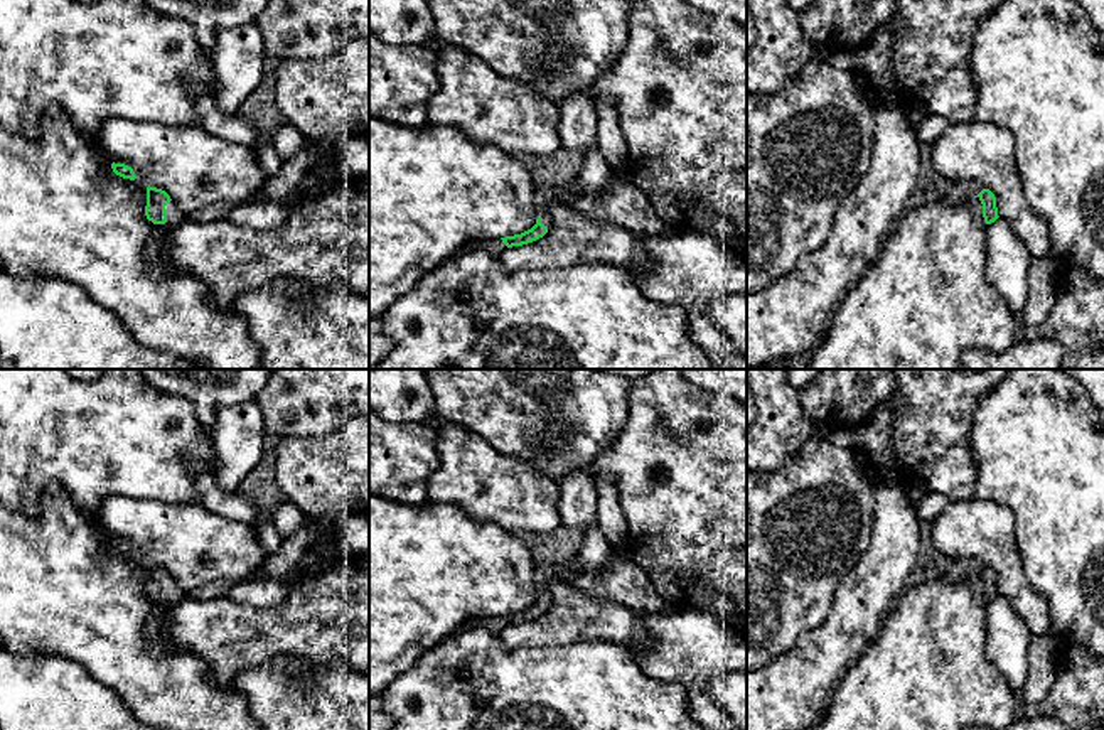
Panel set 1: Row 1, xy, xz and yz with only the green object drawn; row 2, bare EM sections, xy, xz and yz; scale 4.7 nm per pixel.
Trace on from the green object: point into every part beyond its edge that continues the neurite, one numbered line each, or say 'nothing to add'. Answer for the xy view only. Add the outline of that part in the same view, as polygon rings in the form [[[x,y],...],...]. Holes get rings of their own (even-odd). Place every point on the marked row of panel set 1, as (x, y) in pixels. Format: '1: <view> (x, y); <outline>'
1: xy (174, 216); [[[170,201],[165,206],[165,212],[167,212],[167,223],[165,223],[167,226],[180,224],[185,219],[185,216],[179,211],[174,201]]]

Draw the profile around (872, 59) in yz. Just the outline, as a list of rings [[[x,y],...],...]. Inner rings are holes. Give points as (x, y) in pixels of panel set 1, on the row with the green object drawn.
[[[888,19],[855,49],[836,49],[826,59],[838,69],[860,72],[873,89],[878,105],[902,108],[900,84],[892,66],[893,24]]]

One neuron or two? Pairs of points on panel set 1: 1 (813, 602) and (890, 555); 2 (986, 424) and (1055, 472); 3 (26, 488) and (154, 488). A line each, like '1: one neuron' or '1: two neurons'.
1: two neurons
2: one neuron
3: one neuron

